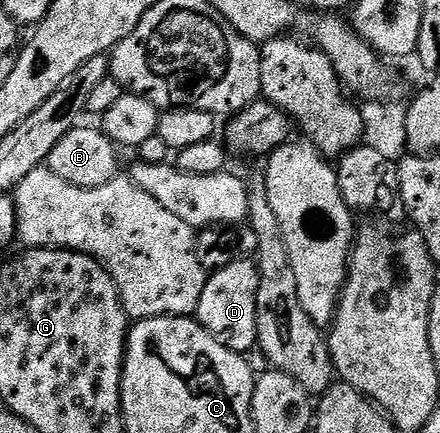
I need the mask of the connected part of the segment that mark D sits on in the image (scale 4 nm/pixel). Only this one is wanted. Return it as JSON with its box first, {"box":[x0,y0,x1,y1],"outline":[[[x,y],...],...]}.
{"box":[194,259,259,356],"outline":[[[242,259],[225,269],[208,274],[207,284],[201,293],[194,318],[225,349],[246,356],[254,352],[259,342],[257,333],[257,289],[259,288],[259,269],[251,259]]]}

